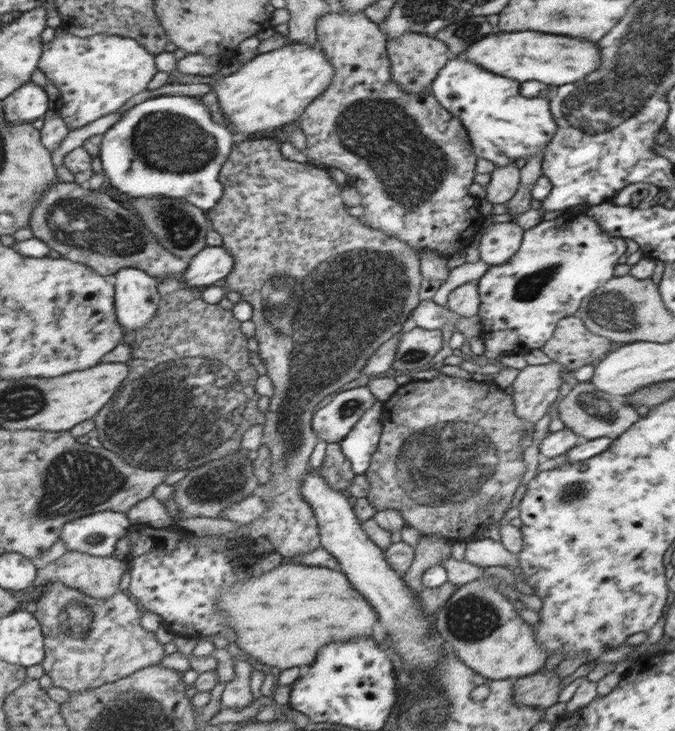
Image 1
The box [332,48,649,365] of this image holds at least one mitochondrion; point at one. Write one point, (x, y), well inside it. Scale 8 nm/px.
(527, 288)

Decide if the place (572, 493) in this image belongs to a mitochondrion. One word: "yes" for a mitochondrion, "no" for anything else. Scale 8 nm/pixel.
yes

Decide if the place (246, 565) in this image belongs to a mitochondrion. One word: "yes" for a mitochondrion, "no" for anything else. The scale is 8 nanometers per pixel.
no

